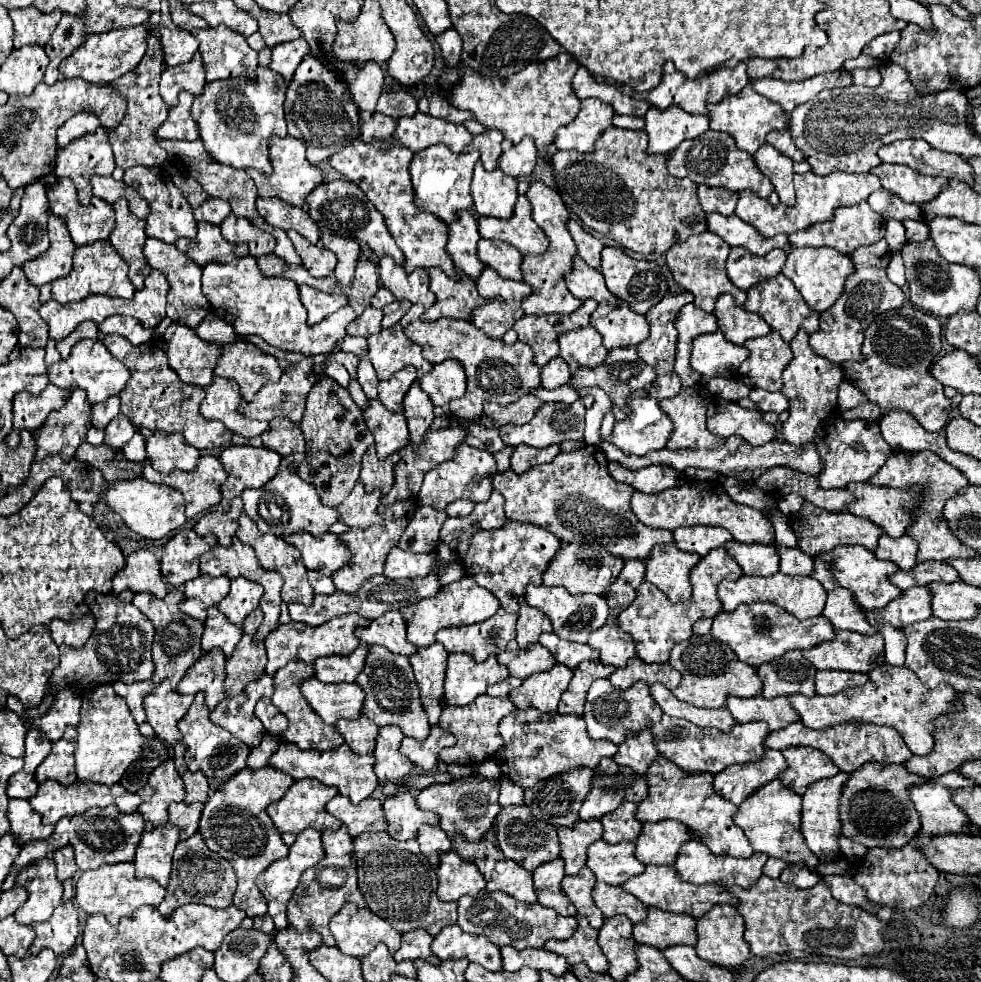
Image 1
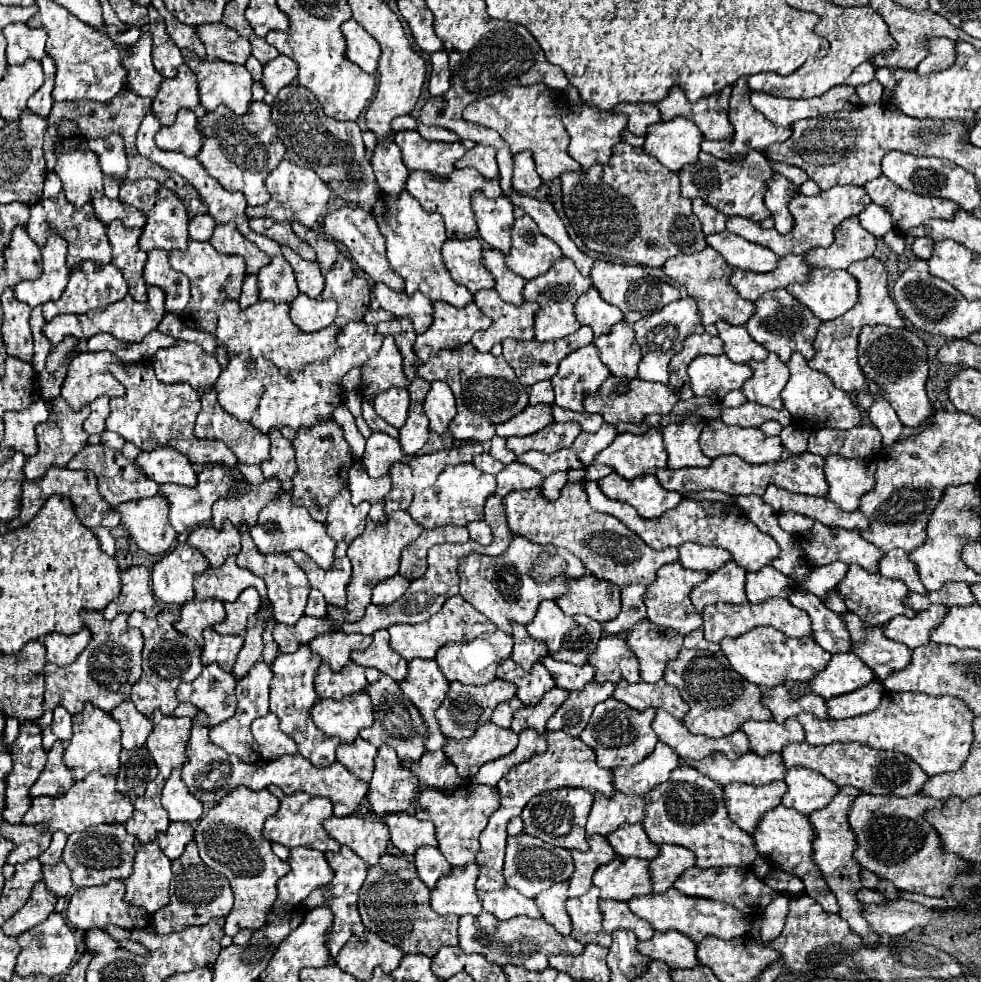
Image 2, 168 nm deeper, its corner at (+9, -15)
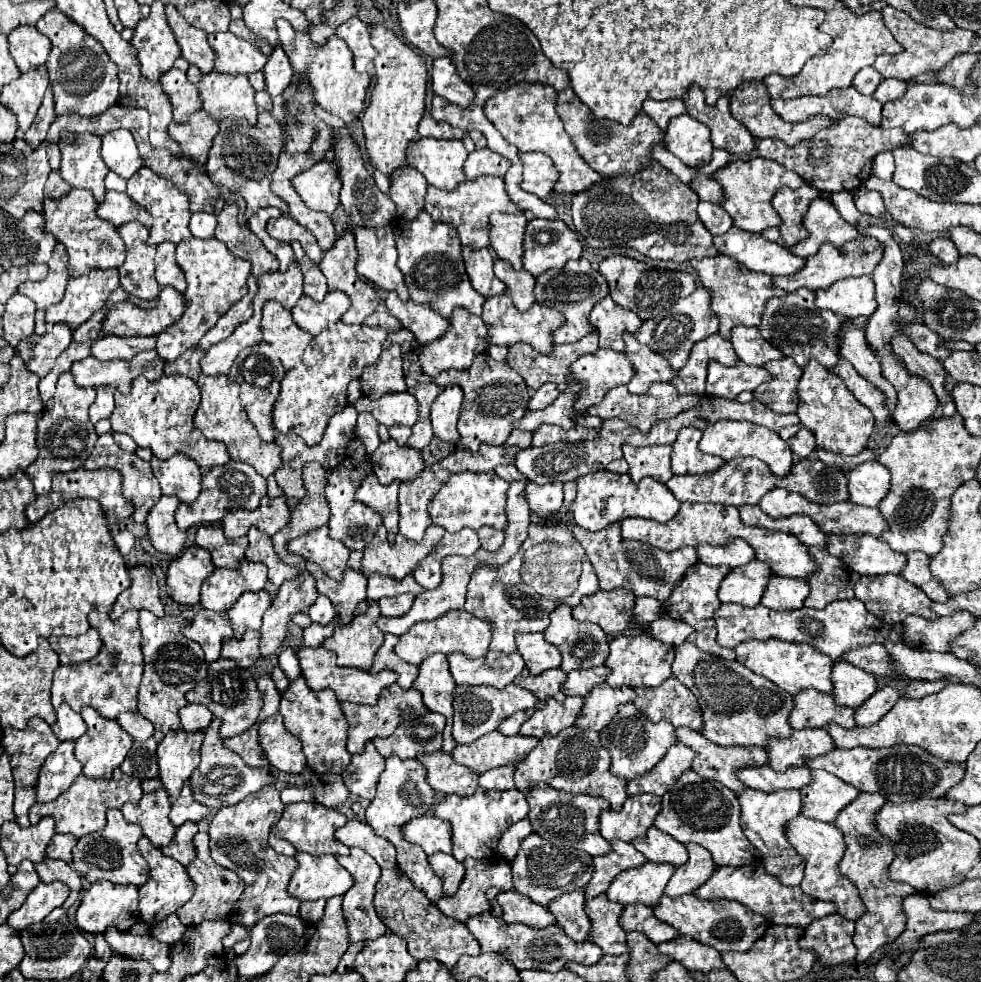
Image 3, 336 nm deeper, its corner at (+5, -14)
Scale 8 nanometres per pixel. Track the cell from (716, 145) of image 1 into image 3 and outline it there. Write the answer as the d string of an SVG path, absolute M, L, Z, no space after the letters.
M754 158L754 160L748 160L748 162L736 160L730 166L720 168L714 174L714 178L724 186L724 194L726 194L724 210L734 220L734 226L740 228L740 230L748 230L748 232L764 232L766 228L780 226L780 216L772 208L774 194L782 186L796 190L804 184L804 180L800 176L796 176L794 172L784 170L784 166L780 166L778 162L764 160L764 158Z

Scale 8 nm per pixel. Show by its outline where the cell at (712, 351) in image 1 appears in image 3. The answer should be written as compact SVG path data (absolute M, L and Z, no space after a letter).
M710 362L708 366L708 380L706 380L706 394L734 400L740 392L750 390L754 392L762 382L768 382L770 374L766 368L748 366L738 362L732 368L722 366L720 362Z

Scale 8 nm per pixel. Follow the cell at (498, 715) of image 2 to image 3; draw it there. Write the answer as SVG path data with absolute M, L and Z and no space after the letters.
M526 710L526 712L518 712L516 716L512 716L512 718L506 718L502 724L500 724L500 732L502 734L518 734L518 730L520 730L520 726L532 716L532 712L534 710Z

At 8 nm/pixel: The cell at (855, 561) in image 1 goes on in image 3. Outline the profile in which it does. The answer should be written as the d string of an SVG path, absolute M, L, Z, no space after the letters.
M884 574L884 576L862 576L856 586L856 598L862 600L868 610L878 616L880 620L888 622L888 624L898 624L898 622L904 622L906 616L910 614L918 614L922 618L928 618L928 620L936 620L938 616L930 610L930 604L932 600L924 594L924 590L920 590L918 586L914 586L912 582L906 582L904 576L896 576L896 574Z

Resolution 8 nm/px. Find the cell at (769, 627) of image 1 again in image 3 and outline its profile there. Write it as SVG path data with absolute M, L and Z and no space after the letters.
M748 640L742 642L740 646L736 646L736 660L740 664L744 664L746 668L750 668L752 672L772 680L778 688L790 692L790 694L800 694L806 688L814 688L818 692L826 692L832 694L834 686L832 686L832 660L826 654L816 652L812 646L808 644L794 644L794 642L782 642L782 640L766 640L766 642L756 642L756 640Z

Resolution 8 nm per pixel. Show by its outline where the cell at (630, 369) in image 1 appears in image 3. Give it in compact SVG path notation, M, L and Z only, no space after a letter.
M652 384L650 392L644 394L644 396L630 394L626 386L616 386L604 396L604 400L598 406L588 408L588 414L598 416L602 420L618 418L618 420L628 422L630 426L636 426L640 432L648 432L656 420L668 420L668 418L674 418L676 414L680 414L684 410L700 406L702 396L704 394L698 394L698 396L696 394L680 394L674 384Z

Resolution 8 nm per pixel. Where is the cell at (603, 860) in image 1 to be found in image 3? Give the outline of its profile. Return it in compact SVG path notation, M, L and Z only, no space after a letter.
M652 862L644 864L642 868L626 870L616 876L606 896L612 902L620 902L624 906L636 904L636 902L642 902L646 906L656 906L674 870L676 868L668 864L652 864Z

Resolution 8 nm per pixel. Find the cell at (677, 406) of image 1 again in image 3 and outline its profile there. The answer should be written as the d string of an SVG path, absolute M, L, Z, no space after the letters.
M682 428L672 452L672 472L674 474L708 474L718 470L724 462L718 456L708 456L698 450L698 442L702 438L702 430L698 428Z

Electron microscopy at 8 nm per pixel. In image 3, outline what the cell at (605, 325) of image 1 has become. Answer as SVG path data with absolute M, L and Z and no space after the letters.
M624 334L624 342L626 356L632 360L632 366L636 370L636 376L628 382L628 390L632 394L646 394L648 386L654 382L672 382L672 378L678 374L670 368L668 360L652 352L648 346L642 346L632 334Z

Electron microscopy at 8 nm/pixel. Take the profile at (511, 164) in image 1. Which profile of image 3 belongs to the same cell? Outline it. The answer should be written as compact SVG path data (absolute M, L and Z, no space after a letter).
M528 152L520 154L524 174L522 174L522 190L536 194L538 198L546 200L556 184L556 168L552 166L552 160L542 152Z

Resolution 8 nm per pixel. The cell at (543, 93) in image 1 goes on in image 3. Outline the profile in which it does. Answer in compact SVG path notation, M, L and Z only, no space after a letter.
M518 82L518 86L512 86L506 92L498 92L496 96L488 98L484 104L484 112L488 120L498 128L498 132L514 144L520 152L532 152L540 150L546 156L552 158L556 170L560 172L558 184L554 186L556 192L566 192L566 194L578 194L584 190L590 190L592 184L610 180L606 176L596 174L576 152L572 146L560 116L556 114L556 90L548 84L538 84L538 82Z

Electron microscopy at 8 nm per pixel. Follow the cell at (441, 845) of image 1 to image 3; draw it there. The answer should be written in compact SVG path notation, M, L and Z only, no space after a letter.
M436 852L428 860L430 860L432 870L440 876L440 880L444 884L444 896L456 894L456 888L460 886L466 868L452 854L444 854L444 852Z

